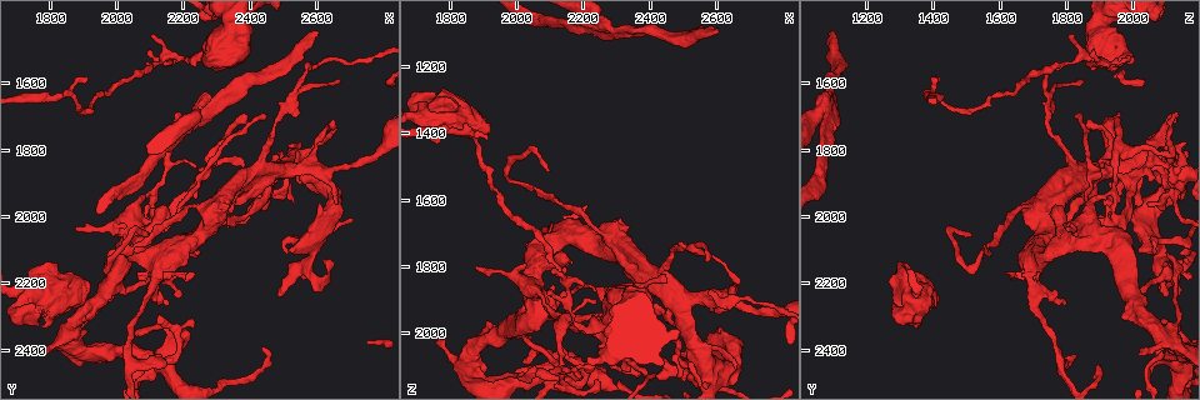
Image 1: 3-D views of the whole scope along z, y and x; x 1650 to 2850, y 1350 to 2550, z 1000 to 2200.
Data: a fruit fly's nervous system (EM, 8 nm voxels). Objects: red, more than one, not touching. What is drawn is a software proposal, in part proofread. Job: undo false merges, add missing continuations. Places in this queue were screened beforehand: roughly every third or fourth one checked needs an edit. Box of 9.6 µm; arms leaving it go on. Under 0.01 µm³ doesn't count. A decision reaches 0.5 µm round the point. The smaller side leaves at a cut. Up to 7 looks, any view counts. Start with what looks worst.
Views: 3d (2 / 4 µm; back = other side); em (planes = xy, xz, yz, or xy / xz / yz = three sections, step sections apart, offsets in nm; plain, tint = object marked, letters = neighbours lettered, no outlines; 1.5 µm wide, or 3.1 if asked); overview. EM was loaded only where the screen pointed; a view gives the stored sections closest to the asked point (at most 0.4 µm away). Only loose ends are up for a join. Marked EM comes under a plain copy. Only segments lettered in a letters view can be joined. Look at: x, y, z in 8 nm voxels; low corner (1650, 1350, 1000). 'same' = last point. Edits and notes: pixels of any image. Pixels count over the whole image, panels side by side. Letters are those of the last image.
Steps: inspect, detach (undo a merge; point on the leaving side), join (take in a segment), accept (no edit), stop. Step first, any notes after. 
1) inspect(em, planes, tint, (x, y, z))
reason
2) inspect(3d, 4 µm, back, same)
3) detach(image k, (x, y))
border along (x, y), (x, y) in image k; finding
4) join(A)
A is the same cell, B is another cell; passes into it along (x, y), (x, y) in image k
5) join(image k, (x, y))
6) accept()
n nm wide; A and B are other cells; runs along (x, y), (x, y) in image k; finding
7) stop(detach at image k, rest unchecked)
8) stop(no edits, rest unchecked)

inspect(3d, 2 µm, (1880, 2040, 1800))
tapers out

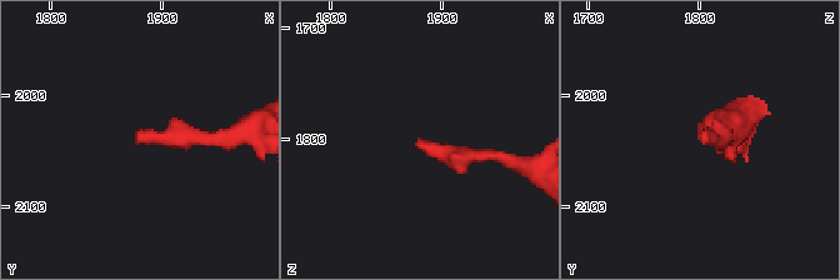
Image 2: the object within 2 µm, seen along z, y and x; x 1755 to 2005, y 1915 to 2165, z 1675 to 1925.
inspect(em, planes, letters, (1876, 2038, 1806))
now the EM

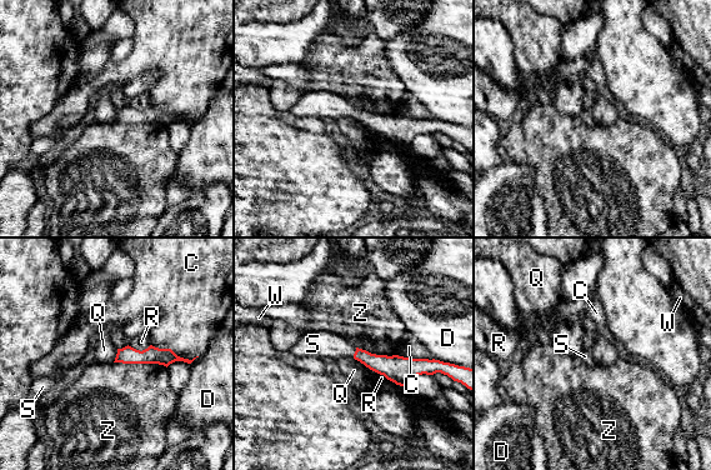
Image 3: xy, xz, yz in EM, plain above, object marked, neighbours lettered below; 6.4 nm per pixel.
join(S)
Z touches over 340 nm; S is the same cell, C, D, Q, R, W and Z are other cells; passes into it along (390, 366), (355, 353), (318, 344) in image 3; the cell continues

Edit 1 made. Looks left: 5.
inspect(overview)
redraw

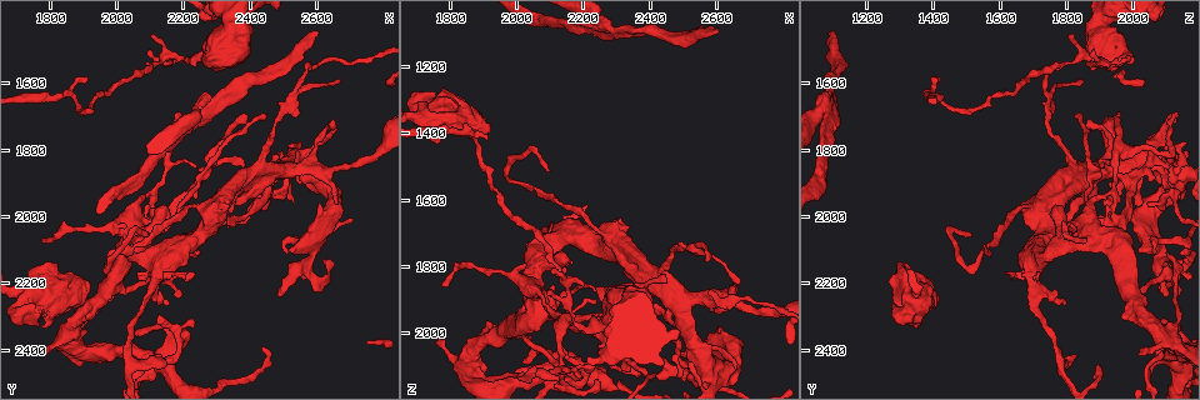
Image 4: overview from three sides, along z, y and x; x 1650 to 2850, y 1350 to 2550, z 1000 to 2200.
inspect(3d, 4 µm, (1760, 2150, 1310))
branch stops here

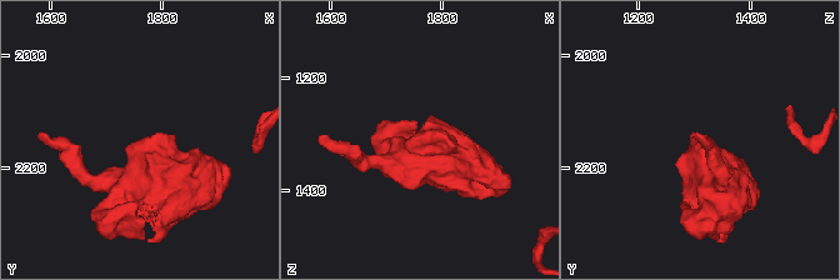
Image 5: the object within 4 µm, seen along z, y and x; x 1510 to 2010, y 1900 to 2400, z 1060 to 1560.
inspect(em, xz, step 4, tint, (1770, 2145, 1300))

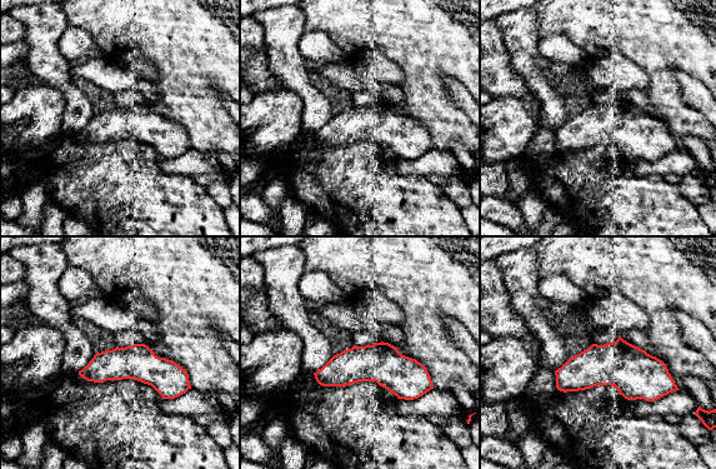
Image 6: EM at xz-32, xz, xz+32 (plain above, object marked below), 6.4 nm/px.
inspect(em, planes, letters, same)

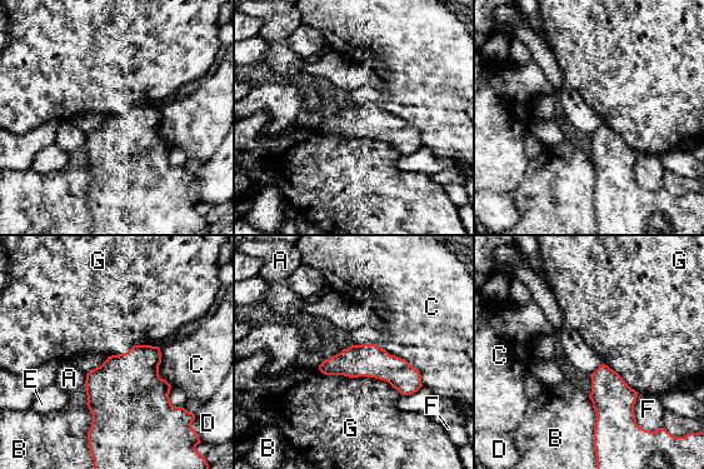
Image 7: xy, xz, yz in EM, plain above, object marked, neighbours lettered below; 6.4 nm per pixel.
accept()
A, B, C, D, E, F and G are other cells; runs along (323, 367), (383, 365), (418, 384) in image 7; no lettered segment goes on from it

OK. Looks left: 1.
stop(join at image 3, rest unchecked)

